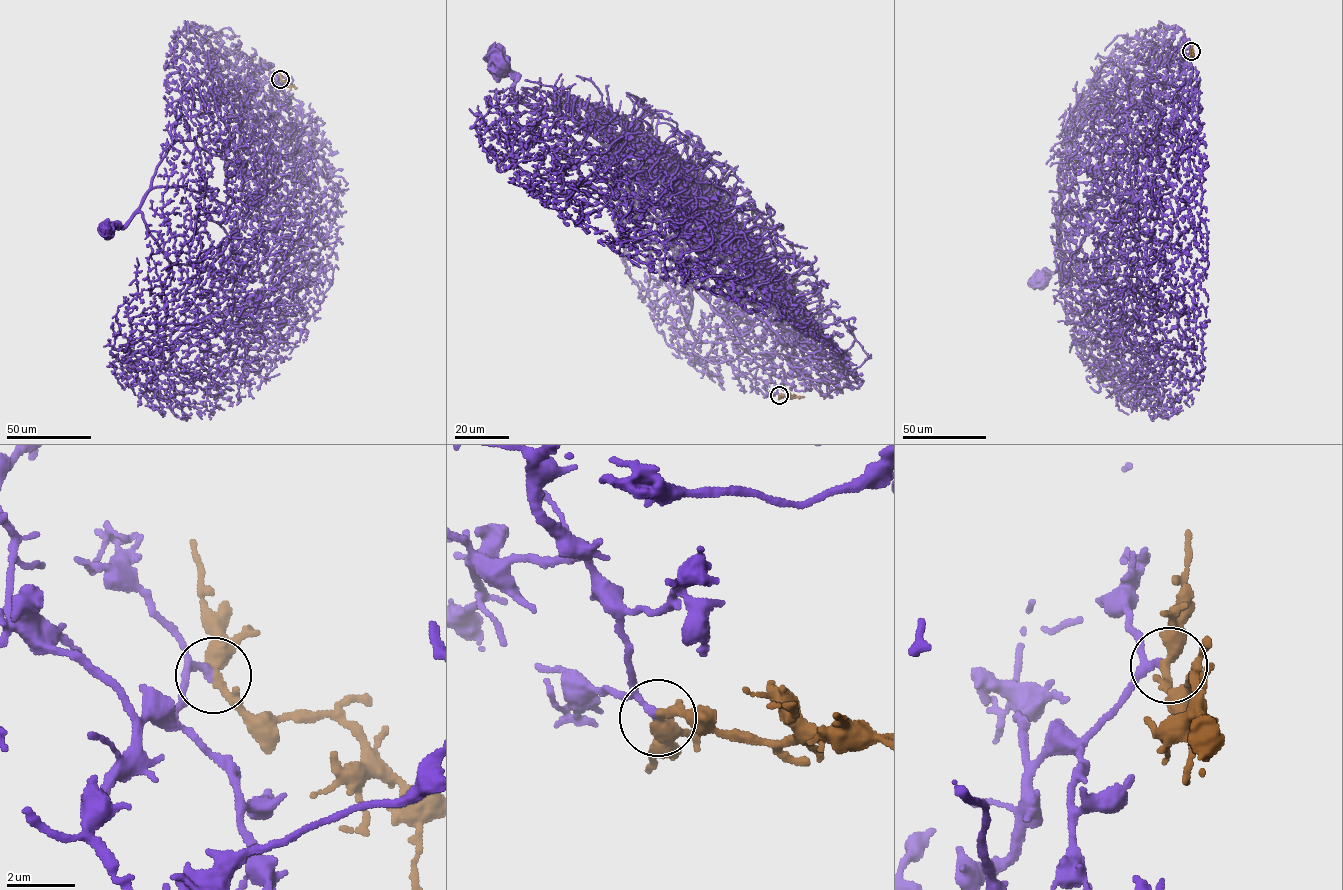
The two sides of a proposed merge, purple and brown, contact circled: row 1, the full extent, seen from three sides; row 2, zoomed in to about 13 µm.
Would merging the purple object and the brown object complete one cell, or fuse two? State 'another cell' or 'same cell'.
same cell

